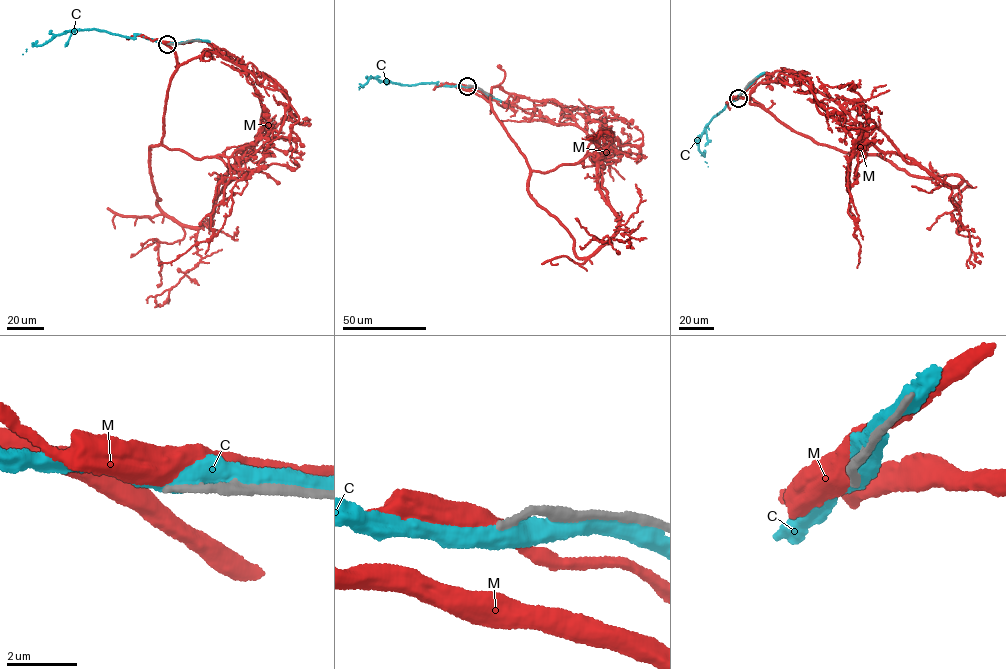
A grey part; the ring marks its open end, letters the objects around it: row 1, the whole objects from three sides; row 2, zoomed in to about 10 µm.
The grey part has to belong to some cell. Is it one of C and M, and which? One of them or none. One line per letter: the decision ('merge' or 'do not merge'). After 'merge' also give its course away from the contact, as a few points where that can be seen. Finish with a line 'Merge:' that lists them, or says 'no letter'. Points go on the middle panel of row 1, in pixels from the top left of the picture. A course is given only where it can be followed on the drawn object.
C: do not merge
M: do not merge
Merge: no letter

